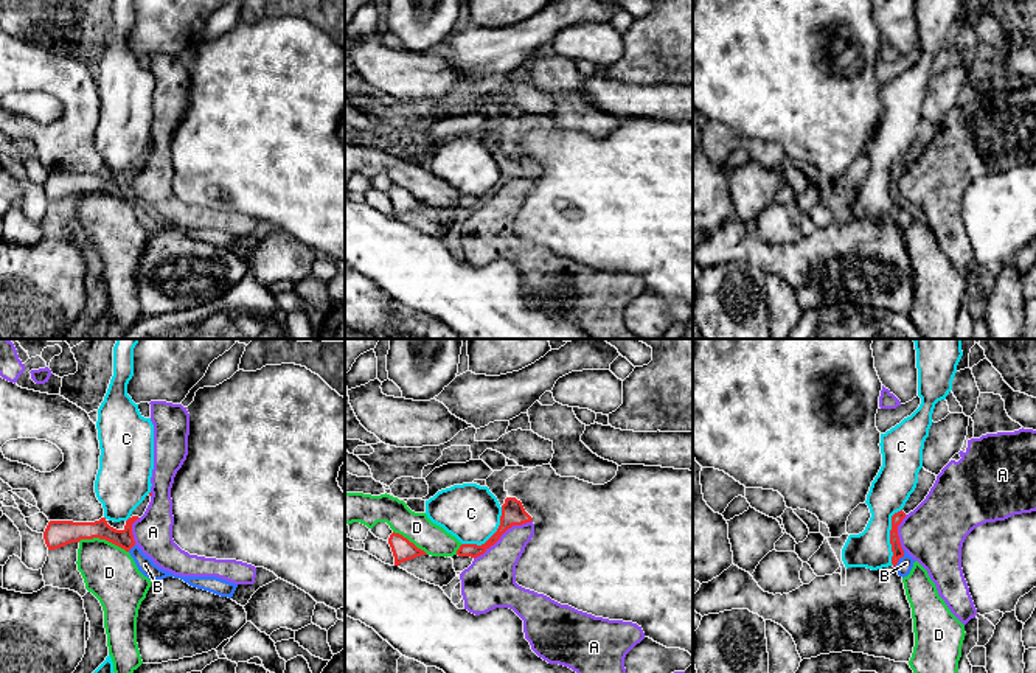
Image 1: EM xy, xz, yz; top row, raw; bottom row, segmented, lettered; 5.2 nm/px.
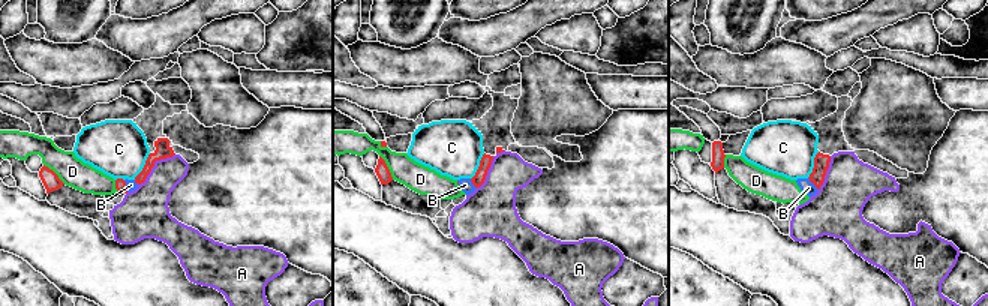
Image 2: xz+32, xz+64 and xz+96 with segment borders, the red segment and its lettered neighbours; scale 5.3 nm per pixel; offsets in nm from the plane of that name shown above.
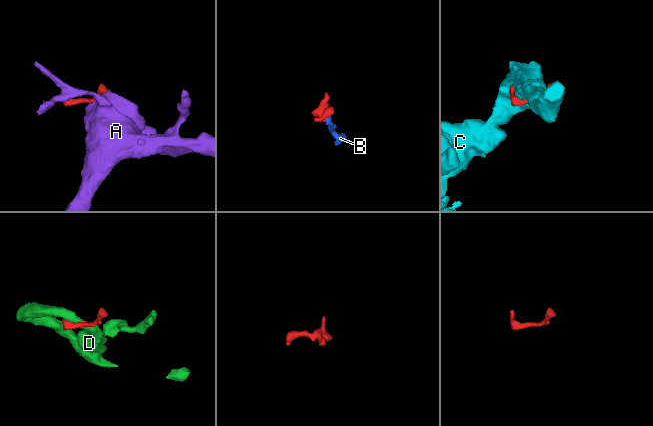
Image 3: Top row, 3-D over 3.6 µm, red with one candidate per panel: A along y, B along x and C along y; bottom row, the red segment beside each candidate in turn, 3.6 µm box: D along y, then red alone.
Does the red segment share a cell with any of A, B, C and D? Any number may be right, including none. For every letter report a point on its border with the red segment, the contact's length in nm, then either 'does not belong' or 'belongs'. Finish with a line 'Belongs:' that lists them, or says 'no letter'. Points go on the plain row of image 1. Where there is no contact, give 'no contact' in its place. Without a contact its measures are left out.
A: xz (502, 185) | 360 nm | does not belong
B: yz (901, 209) | 110 nm | belongs
C: xz (491, 188) | 300 nm | does not belong
D: xy (103, 190) | 280 nm | does not belong
Belongs: B

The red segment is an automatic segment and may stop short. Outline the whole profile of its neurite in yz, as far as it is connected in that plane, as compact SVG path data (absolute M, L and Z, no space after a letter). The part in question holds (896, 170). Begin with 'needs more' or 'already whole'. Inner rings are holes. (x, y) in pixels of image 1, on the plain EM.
needs more; M901 162L892 168L892 182L890 182L890 196L892 196L892 216L896 221L899 228L907 228L913 219L915 211L901 199L898 188L898 177L906 169L906 165Z

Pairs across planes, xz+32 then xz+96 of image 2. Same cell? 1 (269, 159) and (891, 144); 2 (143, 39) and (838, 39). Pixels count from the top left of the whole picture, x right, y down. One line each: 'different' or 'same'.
1: different
2: same

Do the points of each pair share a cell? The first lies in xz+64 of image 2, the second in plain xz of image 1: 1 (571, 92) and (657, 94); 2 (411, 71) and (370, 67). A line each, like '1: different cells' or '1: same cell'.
1: different cells
2: same cell

